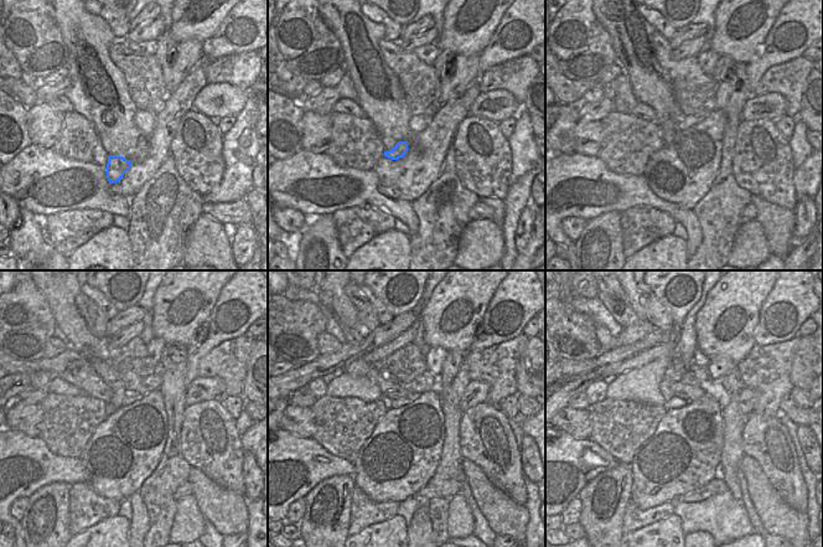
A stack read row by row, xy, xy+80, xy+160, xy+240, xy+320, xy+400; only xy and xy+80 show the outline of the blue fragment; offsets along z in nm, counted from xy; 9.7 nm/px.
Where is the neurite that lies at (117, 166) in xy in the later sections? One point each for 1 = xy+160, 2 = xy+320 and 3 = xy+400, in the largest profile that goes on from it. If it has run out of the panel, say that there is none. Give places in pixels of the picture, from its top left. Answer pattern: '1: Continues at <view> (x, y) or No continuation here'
1: Continues at xy+160 (669, 129)
2: Continues at xy+320 (355, 335)
3: Continues at xy+400 (612, 297)

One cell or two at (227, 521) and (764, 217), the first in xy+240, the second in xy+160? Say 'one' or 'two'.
one

